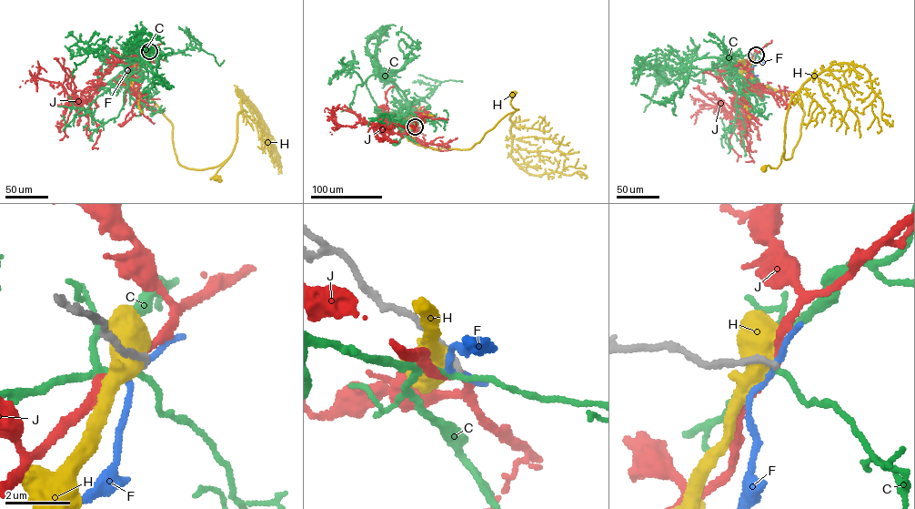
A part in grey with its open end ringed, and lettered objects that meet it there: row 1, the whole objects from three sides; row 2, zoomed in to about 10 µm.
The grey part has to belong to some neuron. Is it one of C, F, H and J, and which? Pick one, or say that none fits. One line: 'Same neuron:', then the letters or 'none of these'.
Same neuron: none of these

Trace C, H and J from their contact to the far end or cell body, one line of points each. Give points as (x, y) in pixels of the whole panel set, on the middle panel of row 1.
C: (415, 127), (400, 116), (405, 134), (395, 142)
H: (415, 126), (410, 121), (407, 137), (415, 143), (469, 149), (517, 109), (510, 104), (512, 94)
J: (415, 126), (411, 117), (388, 114), (390, 128), (361, 122), (341, 126), (332, 119), (332, 112), (337, 107)

